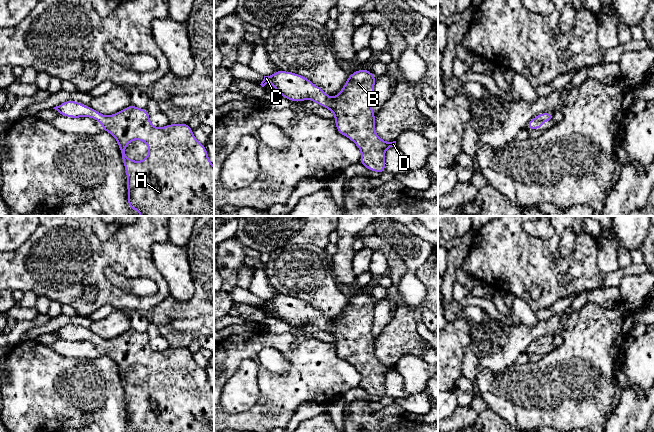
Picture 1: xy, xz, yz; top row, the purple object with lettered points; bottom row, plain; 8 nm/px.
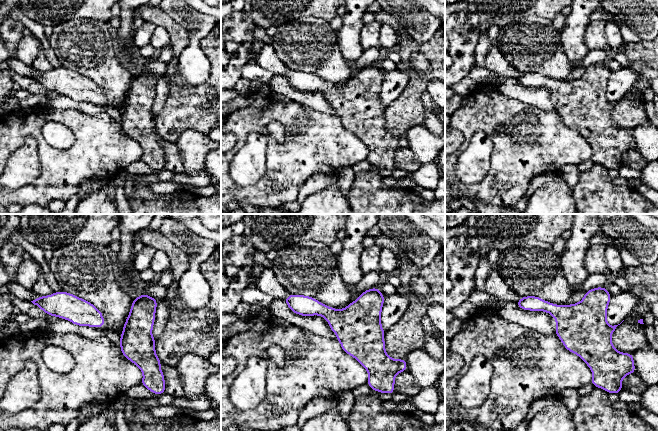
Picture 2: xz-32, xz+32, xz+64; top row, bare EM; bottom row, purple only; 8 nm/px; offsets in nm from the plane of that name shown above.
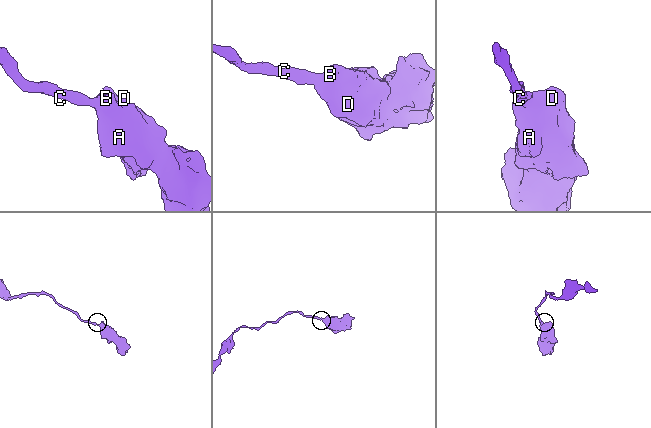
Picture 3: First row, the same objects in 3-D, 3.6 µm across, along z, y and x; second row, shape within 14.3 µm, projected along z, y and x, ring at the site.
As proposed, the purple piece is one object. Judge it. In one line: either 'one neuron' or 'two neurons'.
one neuron

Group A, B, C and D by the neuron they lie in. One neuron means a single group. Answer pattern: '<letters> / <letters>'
A B C D

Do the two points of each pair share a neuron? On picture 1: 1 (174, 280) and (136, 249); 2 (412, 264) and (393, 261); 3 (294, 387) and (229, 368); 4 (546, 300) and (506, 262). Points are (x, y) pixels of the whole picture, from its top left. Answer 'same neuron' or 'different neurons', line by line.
1: different neurons
2: different neurons
3: same neuron
4: same neuron

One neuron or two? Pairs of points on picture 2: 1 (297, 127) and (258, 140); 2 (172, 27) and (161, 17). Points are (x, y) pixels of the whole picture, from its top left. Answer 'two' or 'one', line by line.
1: two
2: one

